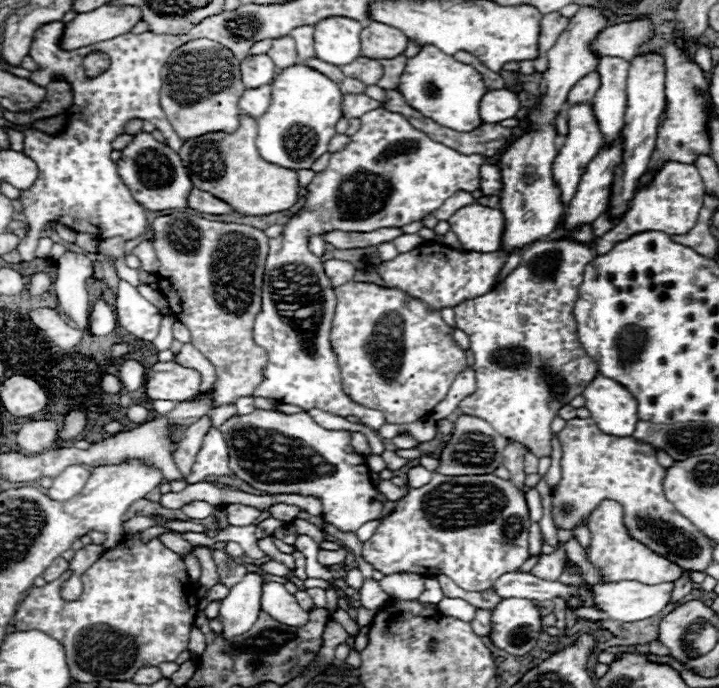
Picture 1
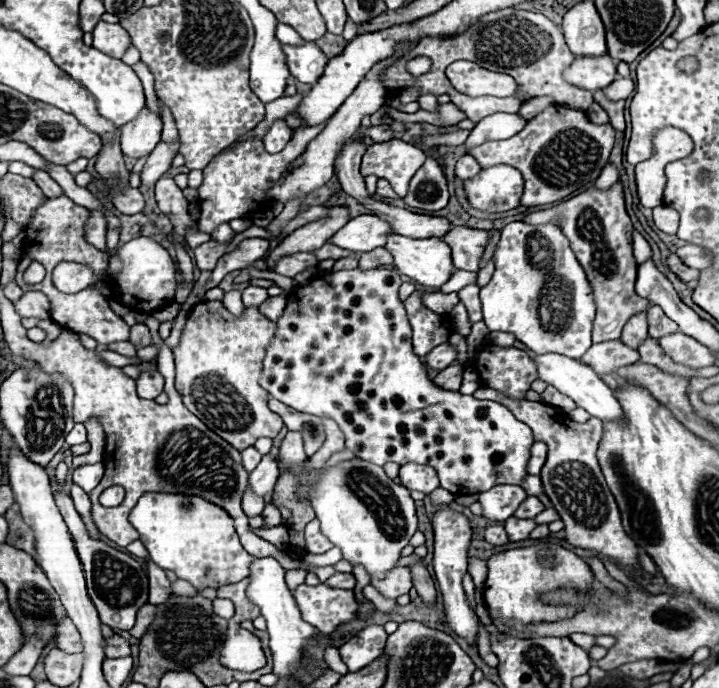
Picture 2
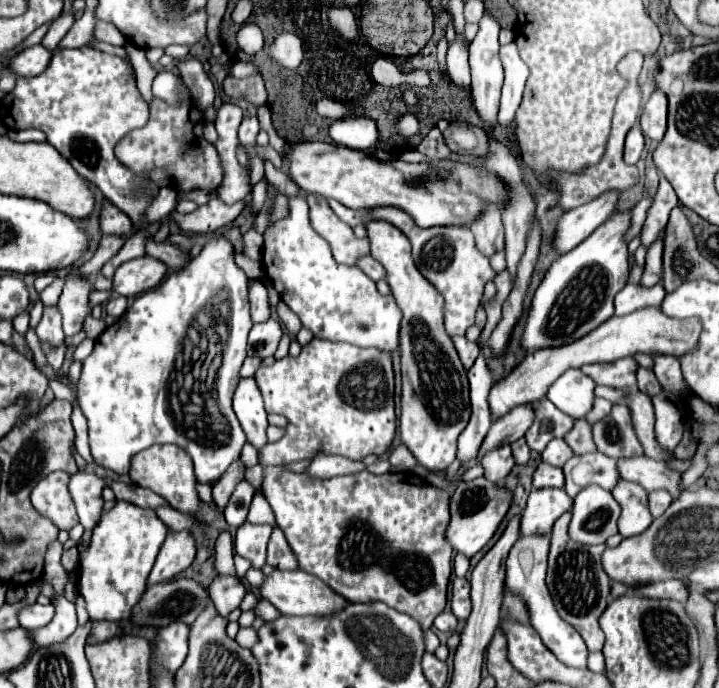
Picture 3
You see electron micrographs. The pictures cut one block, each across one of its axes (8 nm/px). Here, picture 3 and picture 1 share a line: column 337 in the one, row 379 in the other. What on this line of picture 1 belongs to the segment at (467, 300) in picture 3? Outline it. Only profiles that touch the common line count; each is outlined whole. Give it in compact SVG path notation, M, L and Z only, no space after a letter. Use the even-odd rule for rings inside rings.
M184 344L180 348L180 352L174 357L176 364L182 364L182 366L188 366L188 368L196 368L202 376L202 388L200 390L206 390L214 384L216 380L216 372L214 372L214 366L210 364L210 360L200 354L192 344Z

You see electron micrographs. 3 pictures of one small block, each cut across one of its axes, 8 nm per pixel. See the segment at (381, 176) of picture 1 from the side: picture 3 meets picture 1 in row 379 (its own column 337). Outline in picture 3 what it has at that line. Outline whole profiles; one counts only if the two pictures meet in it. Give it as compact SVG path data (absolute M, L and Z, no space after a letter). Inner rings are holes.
M300 190L298 196L288 198L288 216L282 220L276 220L266 232L264 232L264 270L266 276L272 280L276 292L280 294L282 302L300 318L302 326L310 330L316 338L324 340L342 340L354 346L362 348L380 348L392 352L398 346L398 330L402 312L392 296L382 296L376 290L376 284L358 268L358 266L342 266L336 264L332 258L328 242L314 232L308 220L308 204L306 194Z

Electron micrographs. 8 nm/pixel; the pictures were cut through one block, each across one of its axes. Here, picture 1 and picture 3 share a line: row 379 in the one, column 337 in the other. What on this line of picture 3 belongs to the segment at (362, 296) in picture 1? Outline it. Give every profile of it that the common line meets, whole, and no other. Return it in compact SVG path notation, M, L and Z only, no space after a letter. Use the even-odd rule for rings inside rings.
M314 338L310 344L302 346L300 356L286 356L282 360L276 360L272 366L258 368L254 378L262 392L266 412L282 414L288 420L286 434L278 442L264 446L260 458L266 464L286 466L292 462L310 460L318 454L338 454L348 456L350 460L362 460L370 454L382 456L394 440L394 370L390 352L376 348L360 348L348 342L330 342Z

